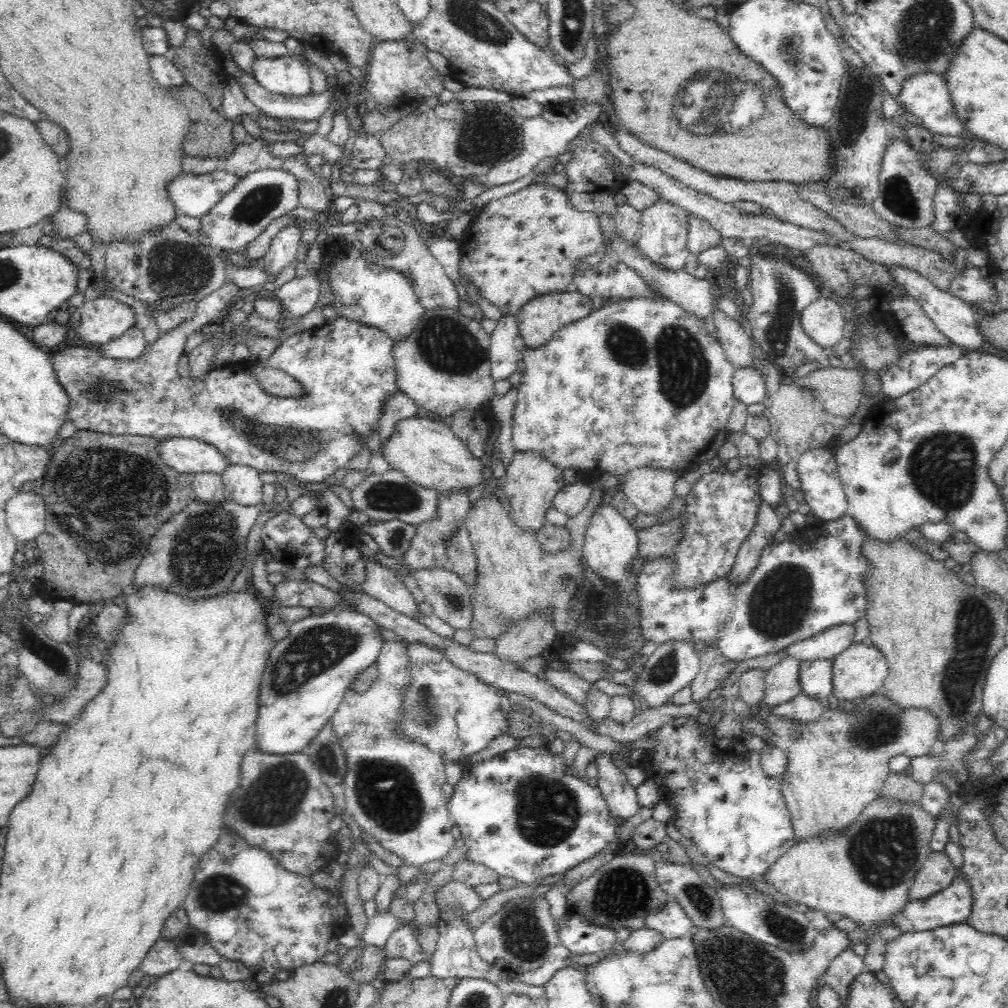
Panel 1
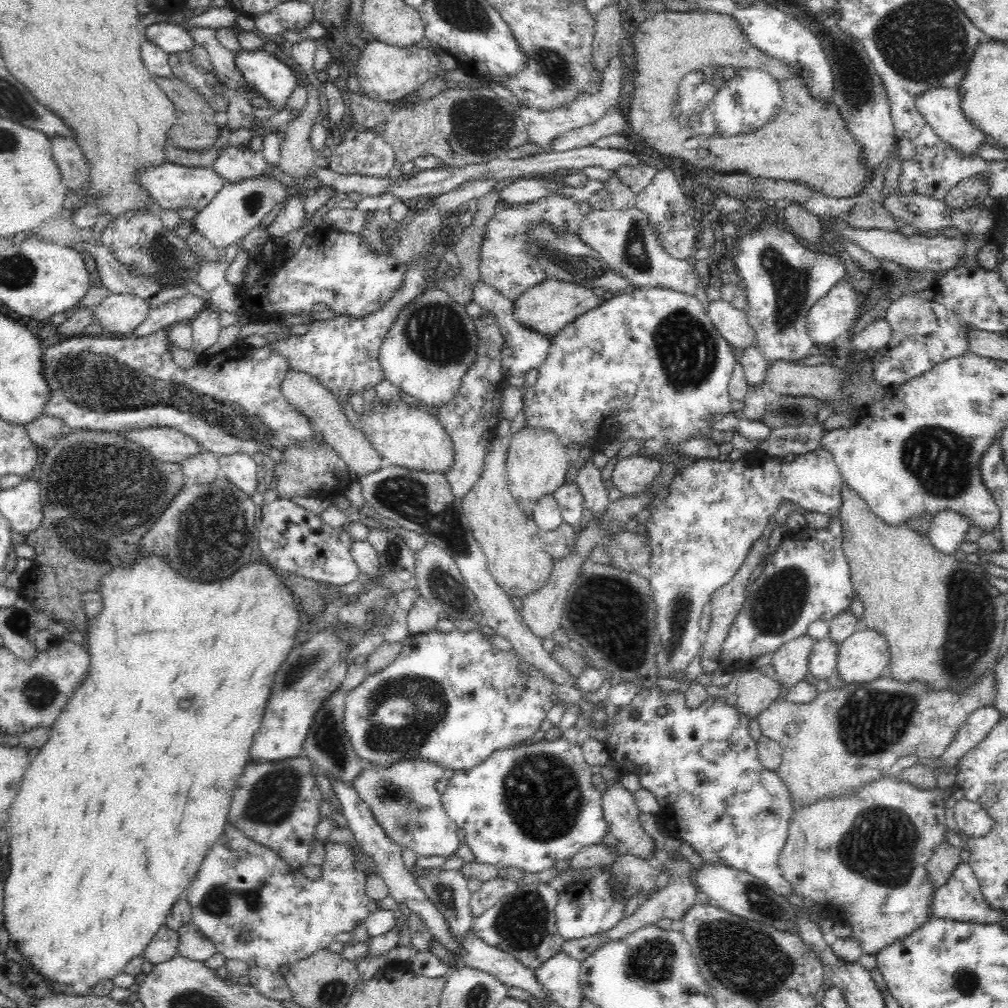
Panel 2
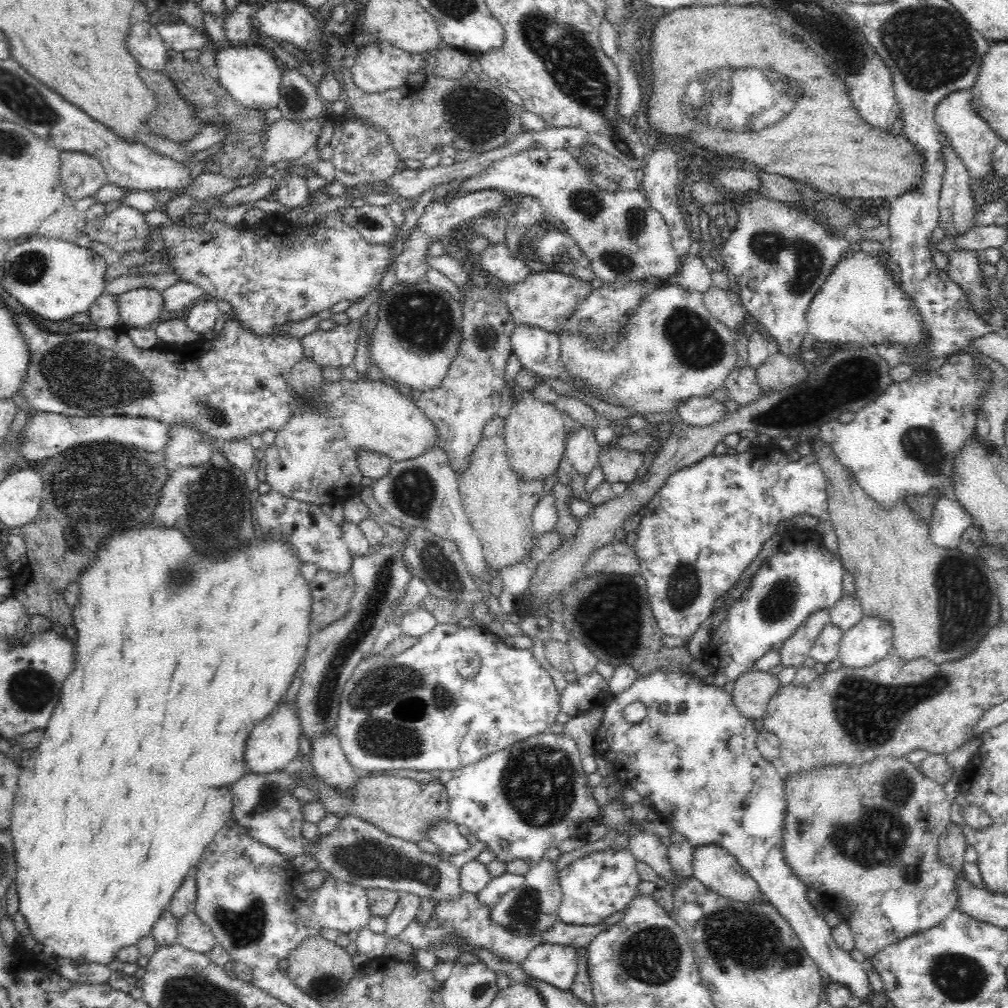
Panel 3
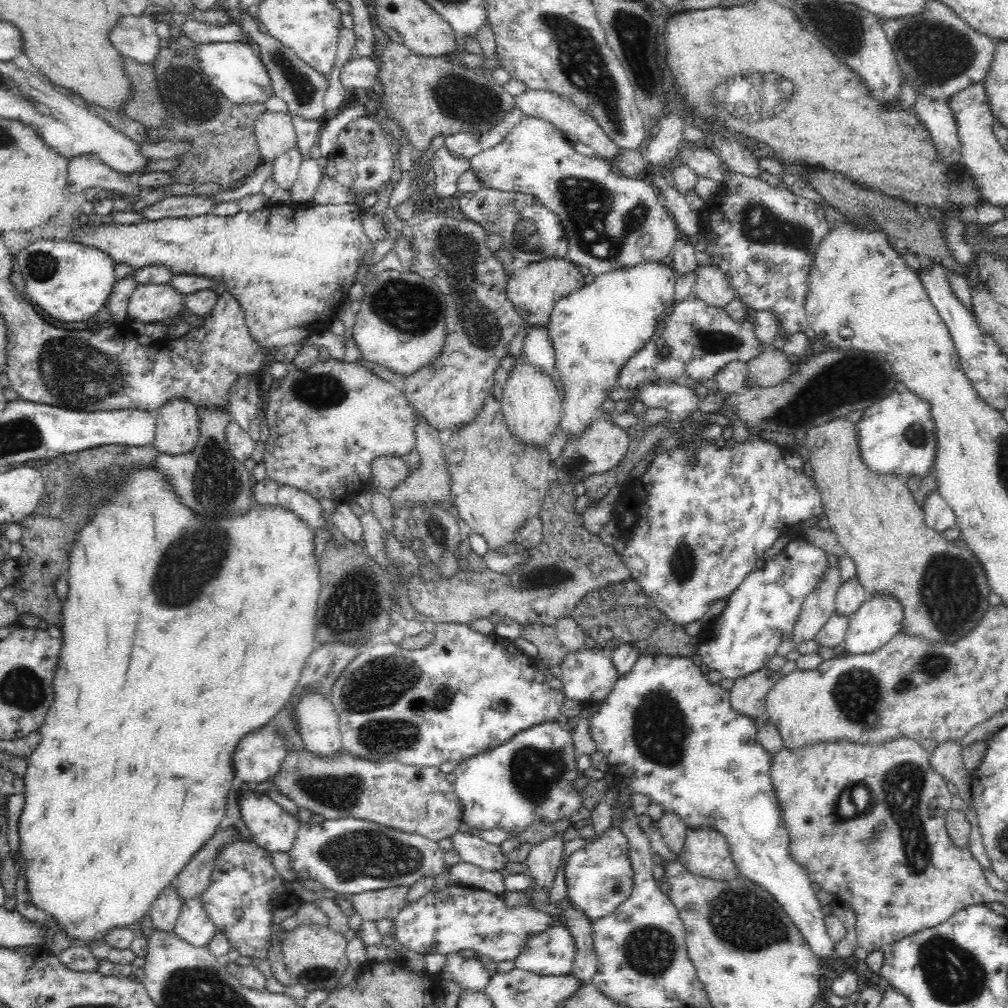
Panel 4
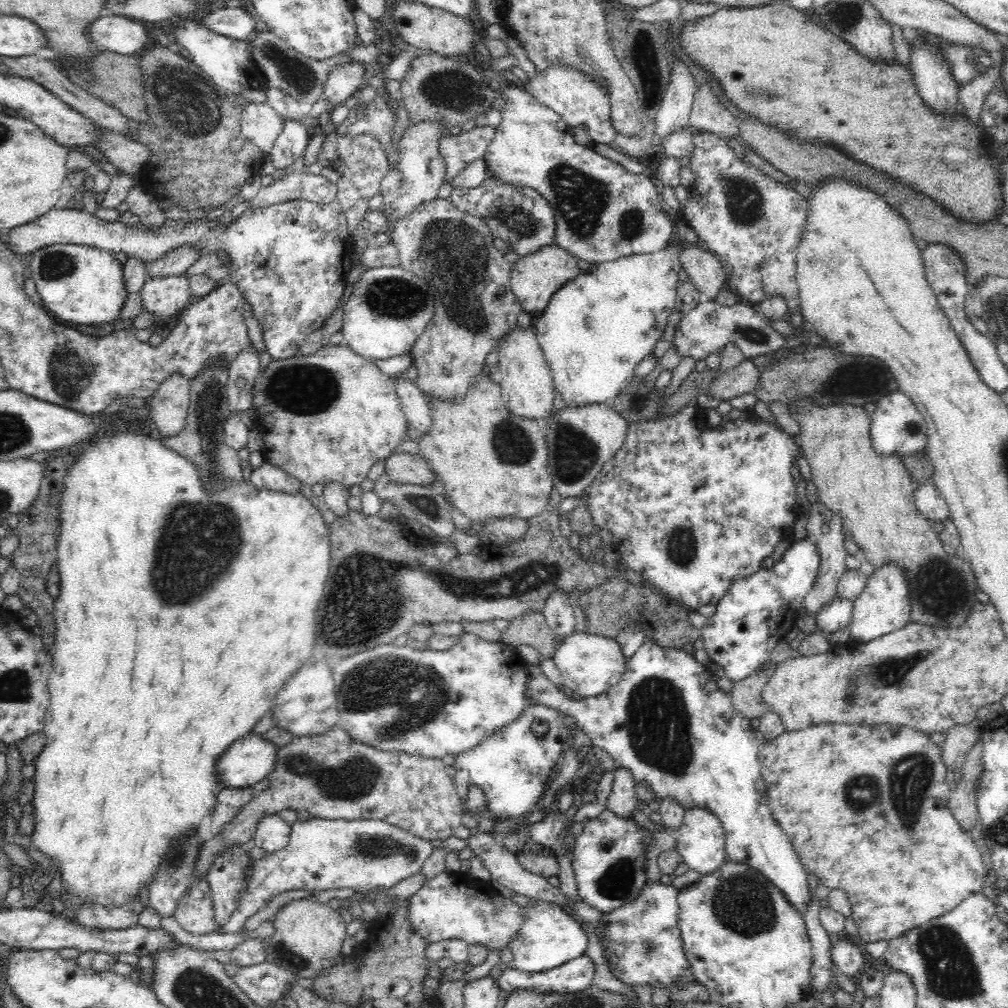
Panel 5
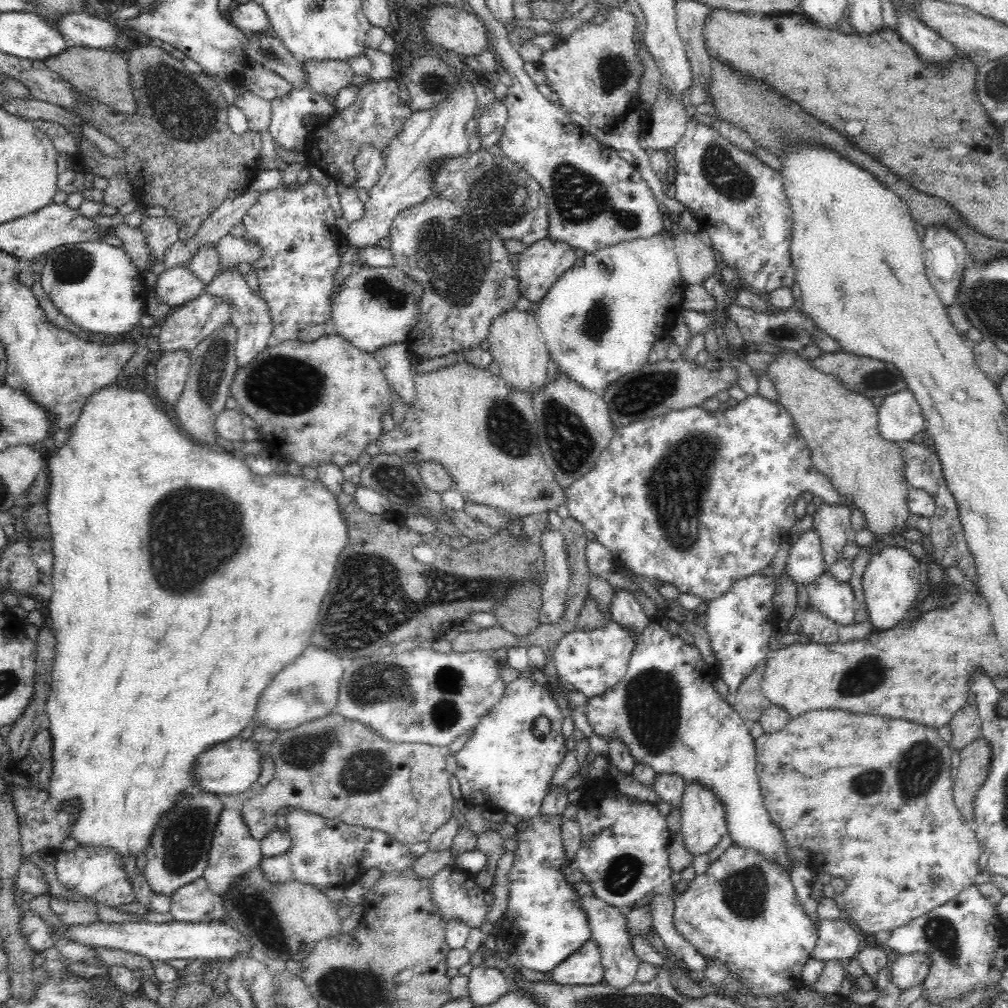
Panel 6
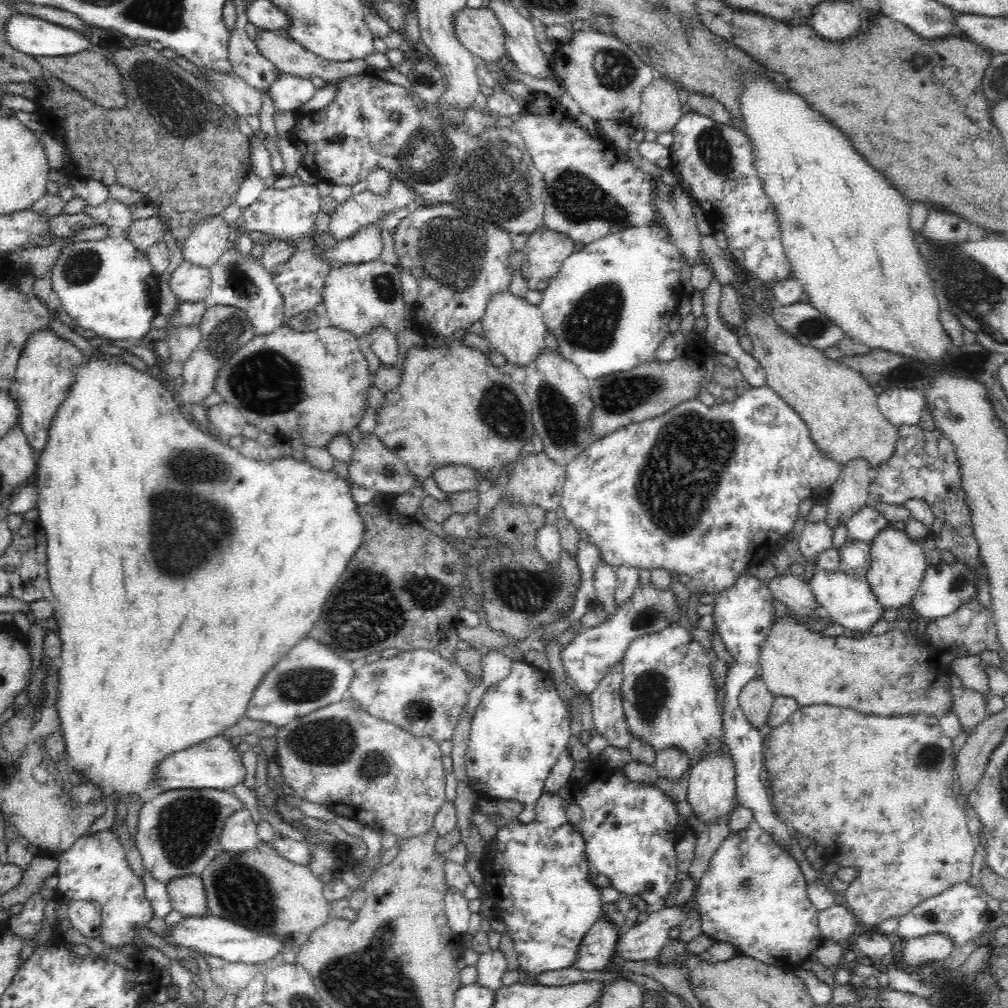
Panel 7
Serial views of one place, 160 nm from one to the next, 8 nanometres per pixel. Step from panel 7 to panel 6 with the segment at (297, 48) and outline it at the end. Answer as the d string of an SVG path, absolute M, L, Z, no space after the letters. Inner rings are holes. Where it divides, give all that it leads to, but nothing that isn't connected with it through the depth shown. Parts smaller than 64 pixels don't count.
M313 60L303 64L310 89L327 101L334 102L336 96L352 83L355 73L346 61Z

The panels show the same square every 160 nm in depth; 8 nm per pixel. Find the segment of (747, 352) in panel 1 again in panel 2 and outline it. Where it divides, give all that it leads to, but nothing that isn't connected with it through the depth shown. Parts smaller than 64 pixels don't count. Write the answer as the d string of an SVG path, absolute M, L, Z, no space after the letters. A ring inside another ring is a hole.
M719 299L710 303L707 315L720 336L726 339L737 355L755 345L754 329L748 324L744 310L740 311Z

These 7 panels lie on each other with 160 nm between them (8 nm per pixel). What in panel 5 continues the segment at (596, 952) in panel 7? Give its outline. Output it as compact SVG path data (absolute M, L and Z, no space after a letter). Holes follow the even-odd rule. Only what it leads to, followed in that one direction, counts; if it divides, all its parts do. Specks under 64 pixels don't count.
M584 955L574 961L566 962L562 966L542 973L528 973L510 966L504 970L497 970L495 976L499 990L505 992L506 998L508 998L514 992L534 992L535 994L548 994L549 996L582 992L591 986L594 972L592 960Z

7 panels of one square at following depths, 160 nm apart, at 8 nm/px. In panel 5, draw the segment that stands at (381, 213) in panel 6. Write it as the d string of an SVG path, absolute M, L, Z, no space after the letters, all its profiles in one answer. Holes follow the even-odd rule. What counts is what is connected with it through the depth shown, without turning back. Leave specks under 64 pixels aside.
M422 121L410 124L400 140L398 157L382 179L379 194L383 198L383 211L390 222L398 222L408 216L416 207L438 197L438 188L442 186L446 167L442 163L442 155L438 153L438 140L448 126L442 123Z

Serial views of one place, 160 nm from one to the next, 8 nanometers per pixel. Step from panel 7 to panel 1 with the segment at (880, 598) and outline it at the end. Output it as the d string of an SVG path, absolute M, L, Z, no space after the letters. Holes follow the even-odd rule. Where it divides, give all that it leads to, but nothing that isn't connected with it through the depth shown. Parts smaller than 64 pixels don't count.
M852 643L842 654L839 654L833 661L832 666L832 696L836 697L839 702L858 702L860 699L880 693L879 688L884 684L888 674L888 663L882 652L878 651L870 643Z

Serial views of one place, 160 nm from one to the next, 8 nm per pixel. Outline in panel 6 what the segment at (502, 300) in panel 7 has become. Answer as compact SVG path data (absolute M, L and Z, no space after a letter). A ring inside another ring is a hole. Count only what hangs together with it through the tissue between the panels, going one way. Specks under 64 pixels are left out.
M516 308L502 313L493 320L487 339L491 344L493 360L498 362L500 367L498 376L510 391L522 391L533 398L534 393L545 389L545 384L548 383L546 366L549 354L534 311L522 312Z

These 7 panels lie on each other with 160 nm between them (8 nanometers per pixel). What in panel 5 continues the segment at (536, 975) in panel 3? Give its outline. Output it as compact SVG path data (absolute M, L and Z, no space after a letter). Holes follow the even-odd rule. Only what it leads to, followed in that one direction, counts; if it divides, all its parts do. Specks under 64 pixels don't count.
M537 902L525 910L526 922L518 936L510 942L509 949L514 955L510 965L512 968L528 973L542 973L585 955L588 943L586 932L566 909L554 903Z

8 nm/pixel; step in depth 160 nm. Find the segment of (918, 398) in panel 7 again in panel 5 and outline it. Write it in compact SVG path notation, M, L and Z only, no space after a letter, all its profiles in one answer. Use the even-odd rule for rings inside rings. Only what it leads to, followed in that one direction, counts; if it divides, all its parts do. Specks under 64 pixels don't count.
M898 390L884 396L870 412L869 436L874 451L881 458L910 457L921 451L926 451L928 446L927 424L913 400L905 392Z

